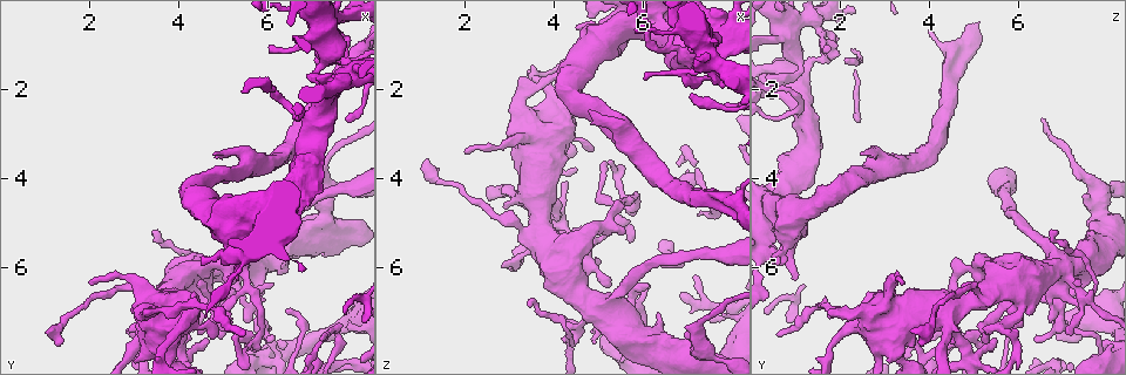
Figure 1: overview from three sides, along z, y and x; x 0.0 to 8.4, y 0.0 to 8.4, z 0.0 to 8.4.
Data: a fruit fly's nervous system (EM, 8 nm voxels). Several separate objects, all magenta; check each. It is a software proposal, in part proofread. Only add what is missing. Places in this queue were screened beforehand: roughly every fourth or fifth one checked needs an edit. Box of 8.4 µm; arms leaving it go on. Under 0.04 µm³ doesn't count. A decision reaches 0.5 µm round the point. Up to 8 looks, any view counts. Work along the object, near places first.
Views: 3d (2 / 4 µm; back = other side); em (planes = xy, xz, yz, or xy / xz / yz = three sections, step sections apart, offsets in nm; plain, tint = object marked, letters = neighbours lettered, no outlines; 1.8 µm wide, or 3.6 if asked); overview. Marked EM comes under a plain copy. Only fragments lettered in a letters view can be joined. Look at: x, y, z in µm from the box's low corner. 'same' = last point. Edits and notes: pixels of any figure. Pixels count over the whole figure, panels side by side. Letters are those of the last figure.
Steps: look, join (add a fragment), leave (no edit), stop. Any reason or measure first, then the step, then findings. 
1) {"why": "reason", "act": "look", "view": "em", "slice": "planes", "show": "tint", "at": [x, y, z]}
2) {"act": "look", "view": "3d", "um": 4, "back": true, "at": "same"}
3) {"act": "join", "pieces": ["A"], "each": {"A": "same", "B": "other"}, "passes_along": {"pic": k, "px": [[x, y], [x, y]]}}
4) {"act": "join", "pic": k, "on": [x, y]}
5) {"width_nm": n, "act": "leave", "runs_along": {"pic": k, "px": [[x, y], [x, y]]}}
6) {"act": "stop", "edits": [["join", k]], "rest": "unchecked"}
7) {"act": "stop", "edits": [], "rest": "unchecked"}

{"why": "sharp bend", "act": "look", "view": "em", "um": 3.6, "slice": "planes", "show": "tint", "at": [7.75, 1.60, 1.10]}

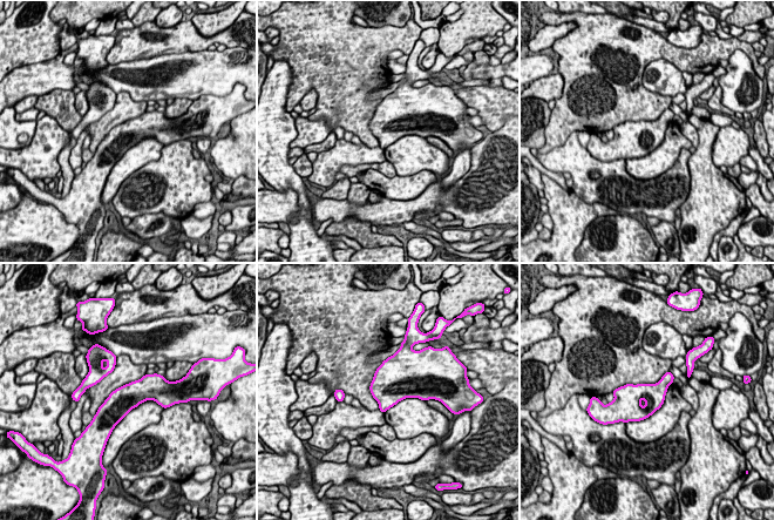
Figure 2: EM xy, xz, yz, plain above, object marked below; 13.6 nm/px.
{"act": "look", "view": "em", "um": 3.6, "slice": "planes", "show": "letters", "at": "same"}

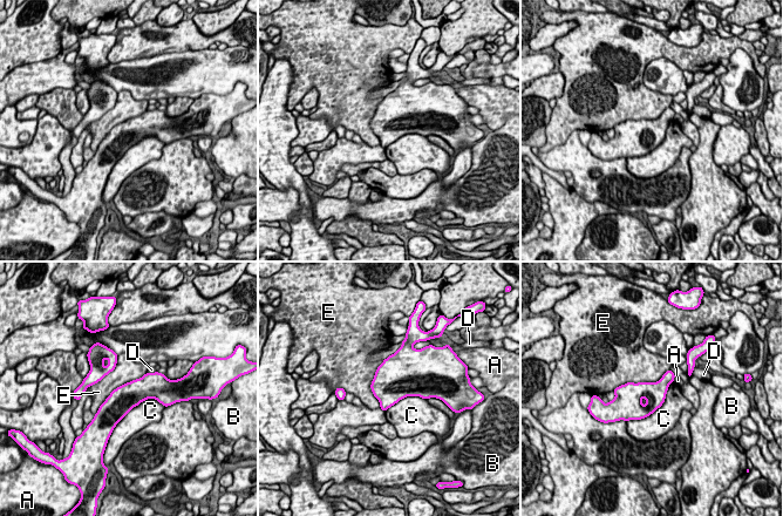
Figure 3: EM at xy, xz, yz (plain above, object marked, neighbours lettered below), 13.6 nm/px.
{"act": "leave", "each": {"A": "other", "B": "other", "C": "other", "D": "other", "E": "other"}, "border": {"pic": 3, "px": [[147, 372], [117, 386], [94, 414]]}, "found": "no lettered fragment goes on from it"}

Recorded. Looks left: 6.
{"why": "free end", "act": "look", "view": "em", "slice": "planes", "show": "letters", "at": [4.80, 3.40, 2.45]}

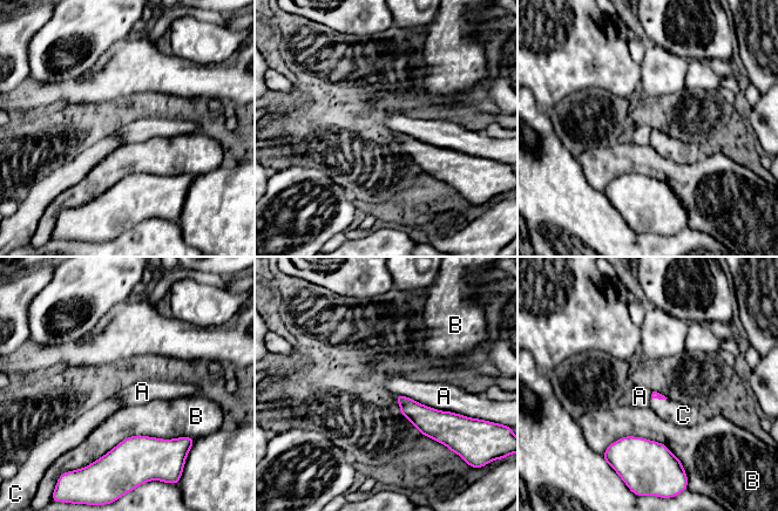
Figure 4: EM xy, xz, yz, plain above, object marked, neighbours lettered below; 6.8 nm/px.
{"act": "join", "pic": 4, "on": [683, 415], "each": {"A": "other", "B": "other", "C": "same"}, "passes_along": {"pic": 4, "px": [[655, 395], [658, 399], [683, 415]]}, "found": "the cell continues"}

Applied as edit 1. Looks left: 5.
{"act": "look", "view": "overview"}

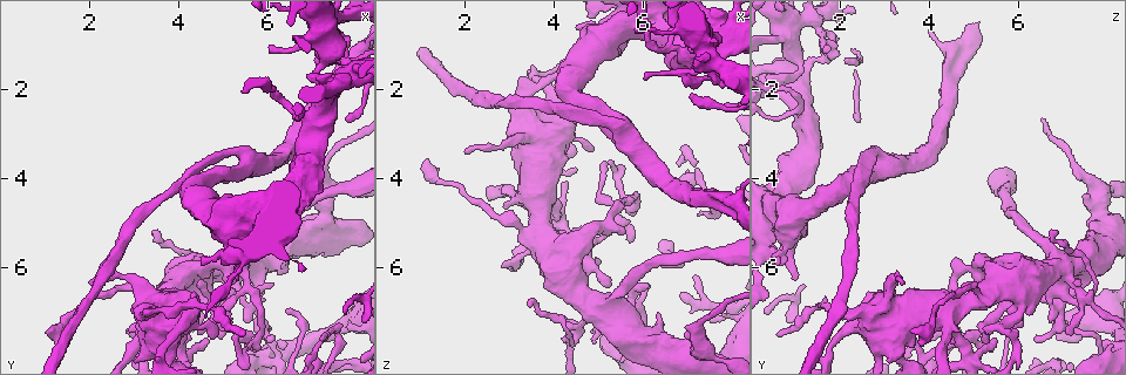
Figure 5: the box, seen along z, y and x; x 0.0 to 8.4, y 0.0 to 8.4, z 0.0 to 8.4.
{"why": "long arm stops here", "act": "look", "view": "3d", "um": 4, "at": [1.30, 7.80, 3.80]}

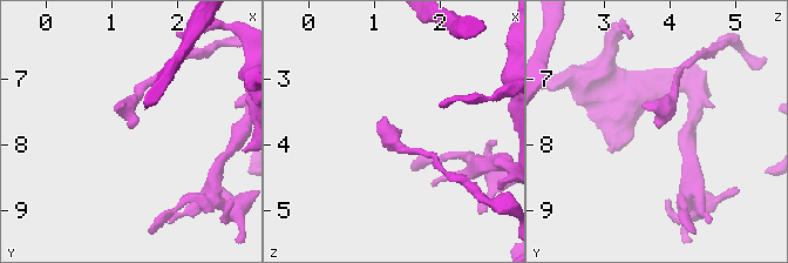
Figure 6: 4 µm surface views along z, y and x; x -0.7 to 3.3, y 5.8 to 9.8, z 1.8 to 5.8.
{"act": "look", "view": "em", "slice": "planes", "show": "letters", "at": [1.30, 7.80, 3.80]}

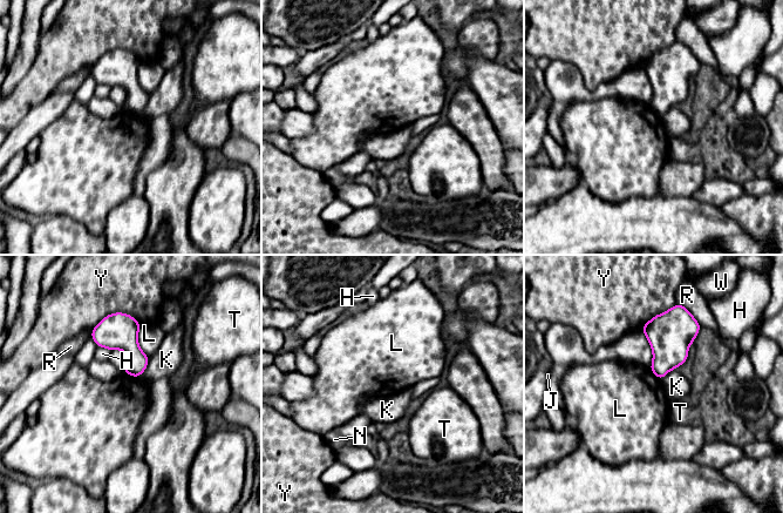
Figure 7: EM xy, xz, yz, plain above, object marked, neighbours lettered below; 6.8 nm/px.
{"act": "leave", "each": {"H": "other", "J": "other", "K": "other", "L": "other", "N": "other", "R": "other", "T": "other", "W": "other", "Y": "other"}, "border": {"pic": 7, "px": [[141, 325], [138, 346], [149, 356]]}, "found": "none of them fits"}

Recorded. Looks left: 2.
{"act": "stop", "edits": [["join", 4]], "rest": "unchecked"}

